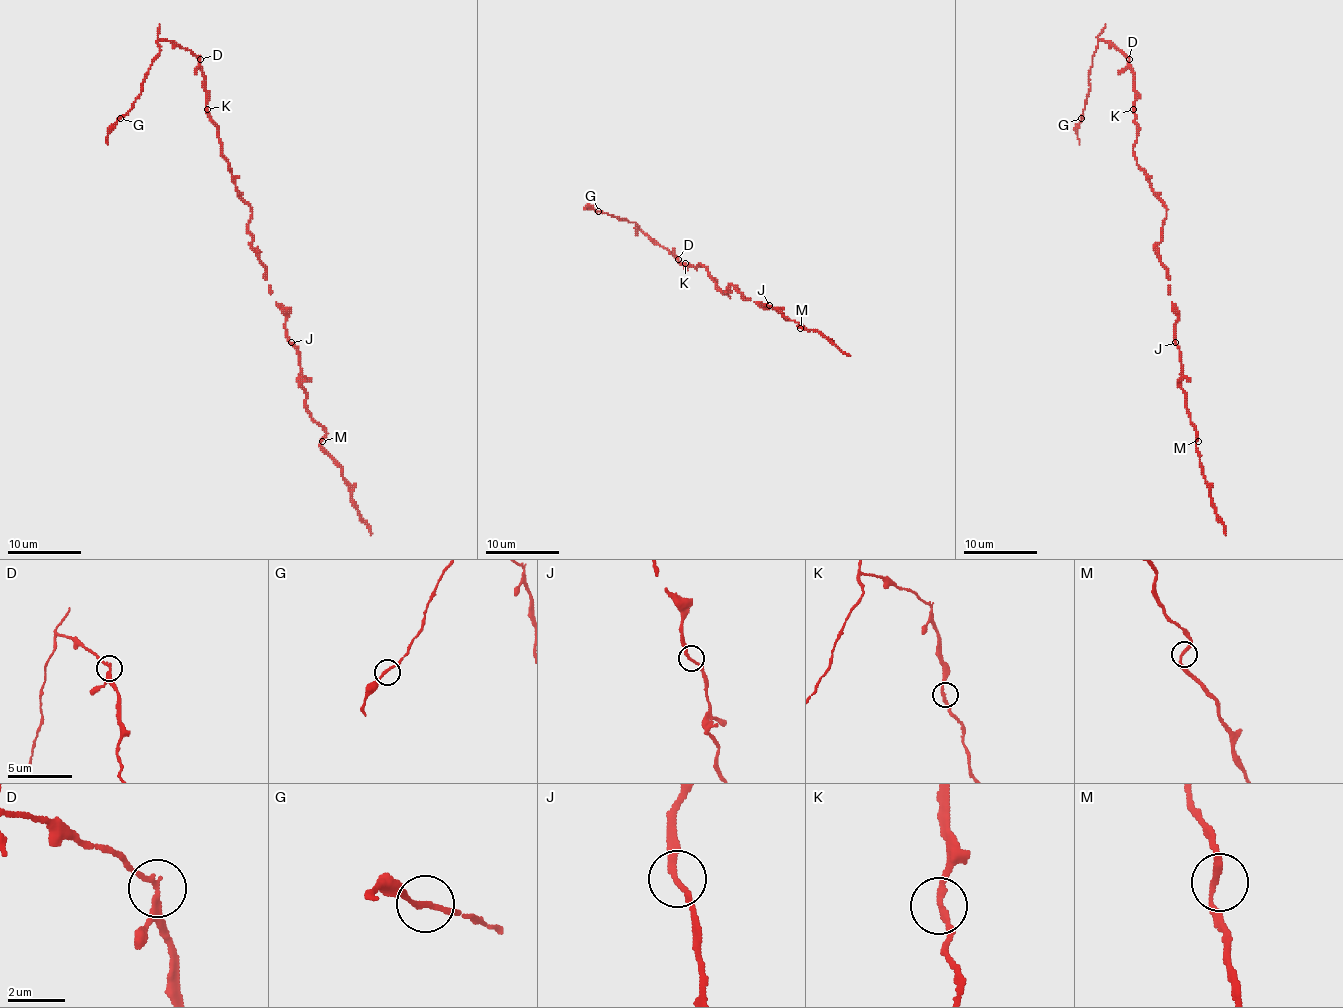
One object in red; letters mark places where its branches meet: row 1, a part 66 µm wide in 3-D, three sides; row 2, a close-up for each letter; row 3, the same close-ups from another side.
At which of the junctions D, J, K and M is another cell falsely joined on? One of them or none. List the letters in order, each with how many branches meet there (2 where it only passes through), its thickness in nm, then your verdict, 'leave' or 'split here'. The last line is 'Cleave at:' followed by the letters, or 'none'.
D: branches 3; calibre 170 nm; split here
J: branches 2; calibre 190 nm; leave
K: branches 2; calibre 190 nm; leave
M: branches 2; calibre 190 nm; leave
Cleave at: D

